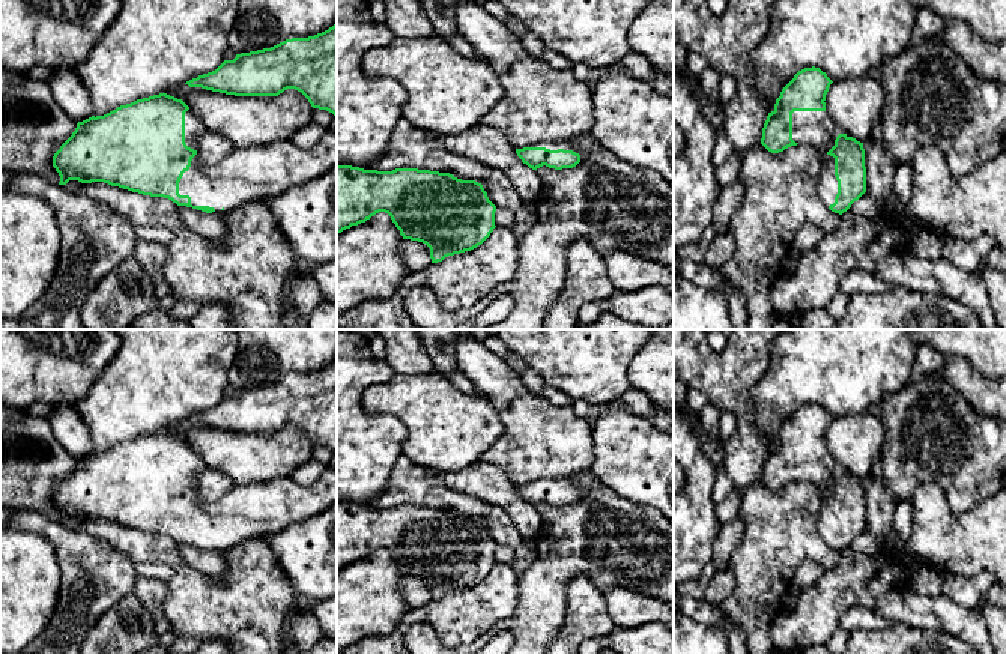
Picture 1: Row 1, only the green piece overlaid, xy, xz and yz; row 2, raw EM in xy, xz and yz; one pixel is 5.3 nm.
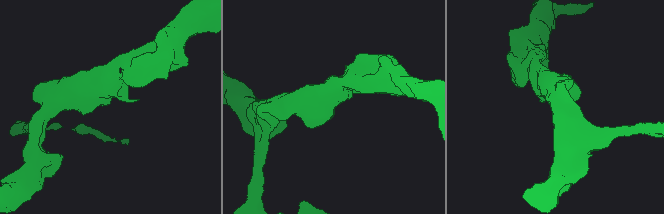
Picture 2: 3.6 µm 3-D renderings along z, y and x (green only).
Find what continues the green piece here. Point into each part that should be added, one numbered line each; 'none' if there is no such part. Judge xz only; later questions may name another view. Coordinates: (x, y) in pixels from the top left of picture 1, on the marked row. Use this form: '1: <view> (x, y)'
1: xz (567, 145)

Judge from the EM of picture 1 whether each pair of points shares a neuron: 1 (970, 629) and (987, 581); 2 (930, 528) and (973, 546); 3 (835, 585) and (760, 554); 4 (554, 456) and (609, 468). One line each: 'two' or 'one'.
1: two
2: one
3: two
4: two

